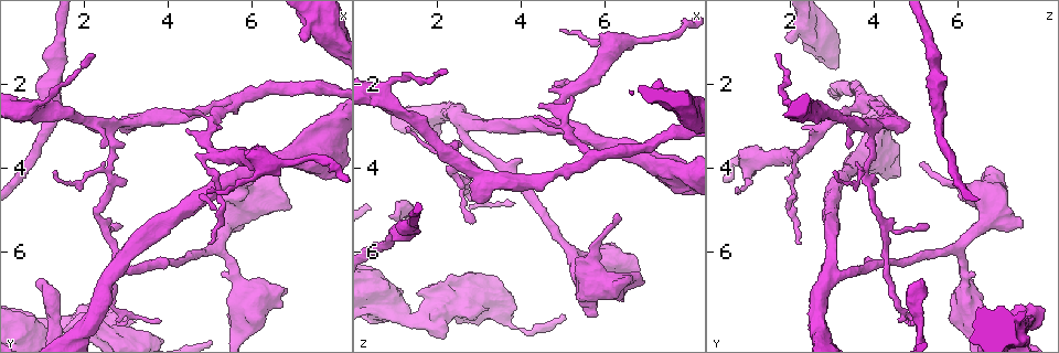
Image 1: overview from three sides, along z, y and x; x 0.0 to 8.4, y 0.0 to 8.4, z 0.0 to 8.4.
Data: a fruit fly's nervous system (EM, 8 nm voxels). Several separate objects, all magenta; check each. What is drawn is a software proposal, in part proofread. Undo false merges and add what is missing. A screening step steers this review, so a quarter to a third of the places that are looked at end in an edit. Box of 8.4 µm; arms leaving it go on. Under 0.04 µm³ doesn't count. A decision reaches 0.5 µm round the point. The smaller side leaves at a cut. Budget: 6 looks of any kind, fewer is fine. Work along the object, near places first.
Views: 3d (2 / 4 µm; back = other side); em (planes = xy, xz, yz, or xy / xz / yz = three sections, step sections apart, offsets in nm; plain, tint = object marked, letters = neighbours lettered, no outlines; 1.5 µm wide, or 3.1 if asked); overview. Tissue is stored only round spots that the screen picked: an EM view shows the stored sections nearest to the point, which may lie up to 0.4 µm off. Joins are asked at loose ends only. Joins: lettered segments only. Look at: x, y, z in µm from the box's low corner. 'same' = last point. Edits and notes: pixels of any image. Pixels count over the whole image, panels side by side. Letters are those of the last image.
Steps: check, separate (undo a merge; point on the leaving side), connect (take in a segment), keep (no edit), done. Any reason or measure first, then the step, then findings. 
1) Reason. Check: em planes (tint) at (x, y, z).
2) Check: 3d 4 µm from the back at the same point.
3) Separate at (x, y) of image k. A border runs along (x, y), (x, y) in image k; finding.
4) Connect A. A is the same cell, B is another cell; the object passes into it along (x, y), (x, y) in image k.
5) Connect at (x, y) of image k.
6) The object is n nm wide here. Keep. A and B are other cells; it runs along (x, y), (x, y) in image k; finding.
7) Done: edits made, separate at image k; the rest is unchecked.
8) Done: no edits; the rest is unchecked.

Free end. Check: em planes (letters) at (2.80, 7.75, 4.90).

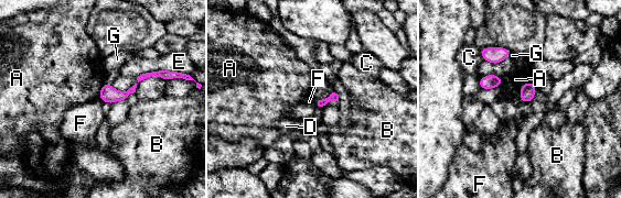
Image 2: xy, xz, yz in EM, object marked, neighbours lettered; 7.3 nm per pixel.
The object is 70 nm wide here. Keep. A, B, C, D, E, F and G are other cells; it runs along (162, 74), (143, 76), (124, 96), (102, 96) in image 2; none of them fits.

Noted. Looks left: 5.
An open end. Check: 3d 4 µm at (5.60, 5.35, 7.55).

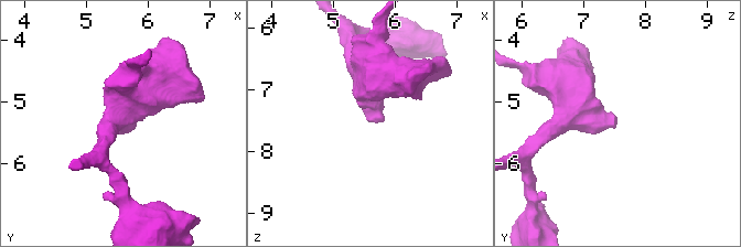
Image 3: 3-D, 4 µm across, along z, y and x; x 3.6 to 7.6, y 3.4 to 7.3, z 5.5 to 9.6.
Check: em planes (letters) at (5.55, 5.35, 7.55).

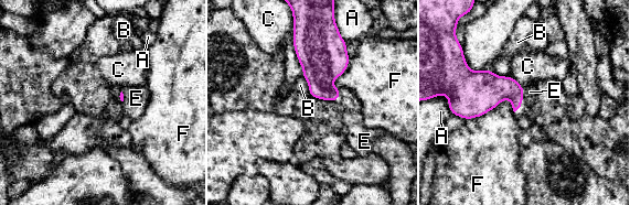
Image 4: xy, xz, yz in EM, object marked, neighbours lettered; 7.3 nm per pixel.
The longest contact is with F, 380 nm. Connect E. E is the same cell, A, B, C and F are other cells; it goes on there.

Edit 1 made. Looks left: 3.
Three arms meet. Check: em planes (tint) at (2.75, 2.95, 4.10).

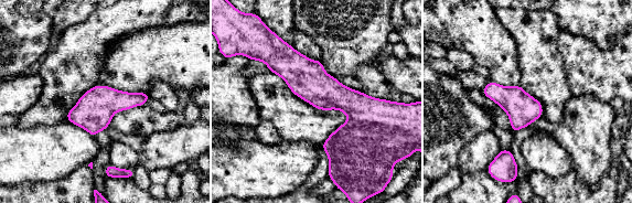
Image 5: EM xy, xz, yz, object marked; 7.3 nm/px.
Check: em planes (letters) at the same point.

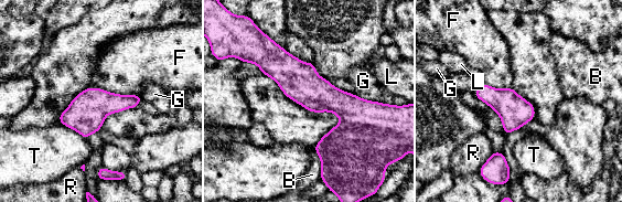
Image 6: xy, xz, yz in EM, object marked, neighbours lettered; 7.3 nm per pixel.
Keep. B, F, G, L, R and T are other cells; a border runs along (94, 86), (114, 93), (141, 95) in image 6; all the same neuron.

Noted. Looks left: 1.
Done: edits made, connect at image 4; the rest is unchecked.

